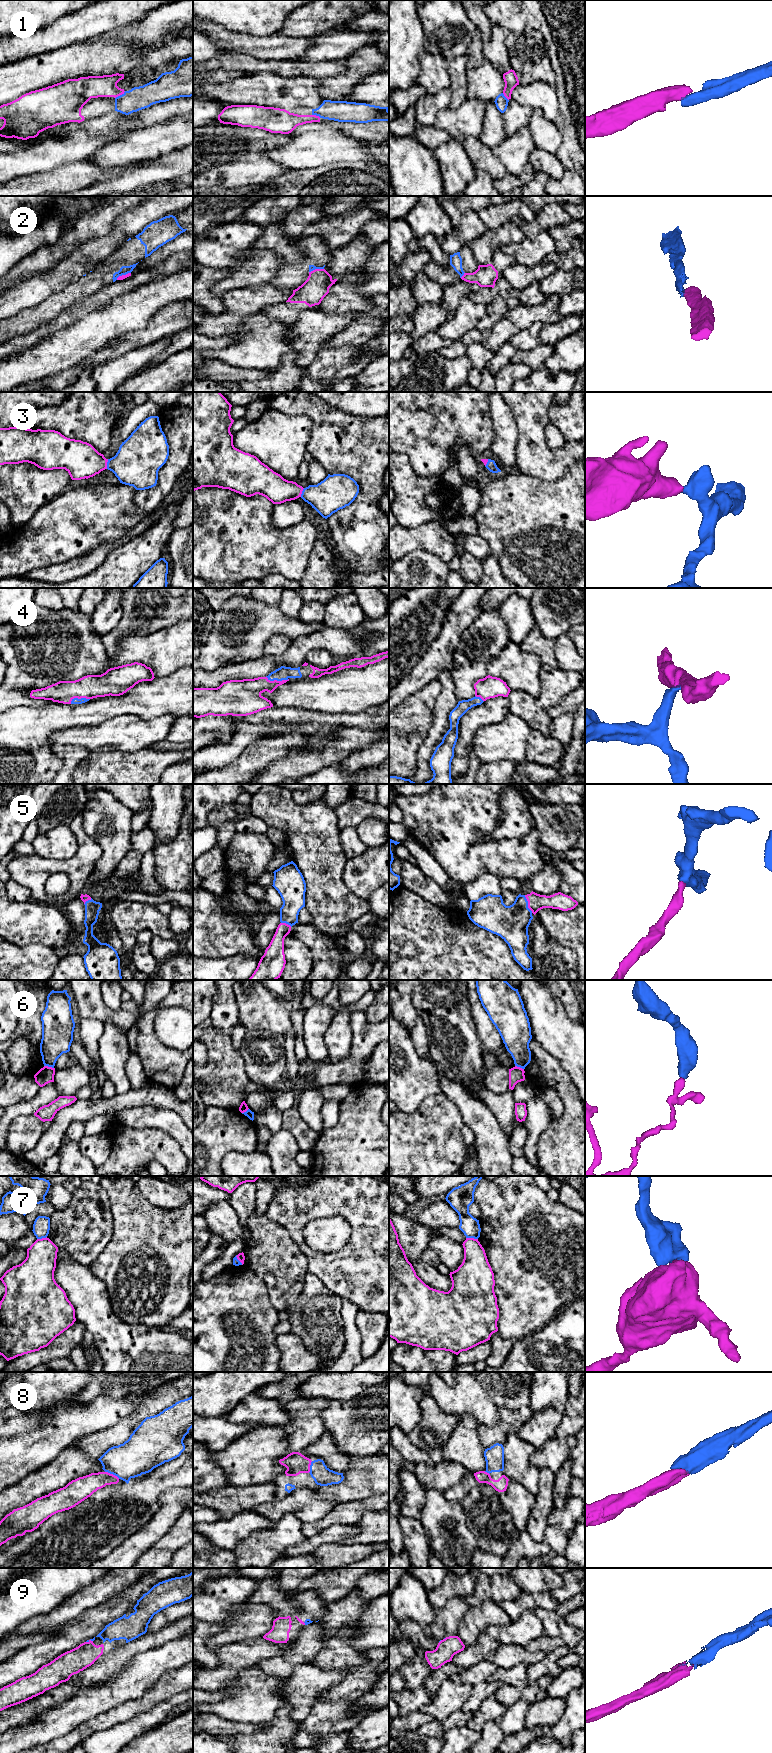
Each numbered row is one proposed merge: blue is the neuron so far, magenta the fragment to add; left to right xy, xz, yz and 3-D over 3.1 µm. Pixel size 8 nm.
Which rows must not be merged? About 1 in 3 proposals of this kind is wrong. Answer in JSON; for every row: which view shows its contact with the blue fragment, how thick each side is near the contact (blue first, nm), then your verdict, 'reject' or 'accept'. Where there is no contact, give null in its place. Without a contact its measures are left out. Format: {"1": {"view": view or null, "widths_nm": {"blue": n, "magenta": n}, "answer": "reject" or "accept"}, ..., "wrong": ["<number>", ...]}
{"1": {"view": "xy", "widths_nm": {"blue": 190, "magenta": 180}, "answer": "accept"}, "2": {"view": "yz", "widths_nm": {"blue": 100, "magenta": 180}, "answer": "reject"}, "3": {"view": "xy", "widths_nm": {"blue": 360, "magenta": 280}, "answer": "accept"}, "4": {"view": "xz", "widths_nm": {"blue": 110, "magenta": 200}, "answer": "accept"}, "5": {"view": "yz", "widths_nm": {"blue": 280, "magenta": 140}, "answer": "accept"}, "6": {"view": "xy", "widths_nm": {"blue": 260, "magenta": 140}, "answer": "reject"}, "7": {"view": "yz", "widths_nm": {"blue": 150, "magenta": 240}, "answer": "reject"}, "8": {"view": "xy", "widths_nm": {"blue": 300, "magenta": 170}, "answer": "accept"}, "9": {"view": "xy", "widths_nm": {"blue": 20, "magenta": 190}, "answer": "accept"}, "wrong": ["2", "6", "7"]}

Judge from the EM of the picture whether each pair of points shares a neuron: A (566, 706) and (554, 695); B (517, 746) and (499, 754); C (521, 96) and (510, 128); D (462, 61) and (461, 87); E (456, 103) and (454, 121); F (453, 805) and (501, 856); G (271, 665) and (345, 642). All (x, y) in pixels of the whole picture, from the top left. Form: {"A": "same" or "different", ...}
{"A": "different", "B": "same", "C": "different", "D": "same", "E": "different", "F": "same", "G": "same"}

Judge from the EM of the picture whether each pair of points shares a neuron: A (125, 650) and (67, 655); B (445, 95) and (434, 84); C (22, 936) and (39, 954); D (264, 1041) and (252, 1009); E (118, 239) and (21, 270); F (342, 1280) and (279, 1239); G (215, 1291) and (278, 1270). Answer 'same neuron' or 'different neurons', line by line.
A: different neurons
B: different neurons
C: different neurons
D: different neurons
E: different neurons
F: different neurons
G: different neurons

